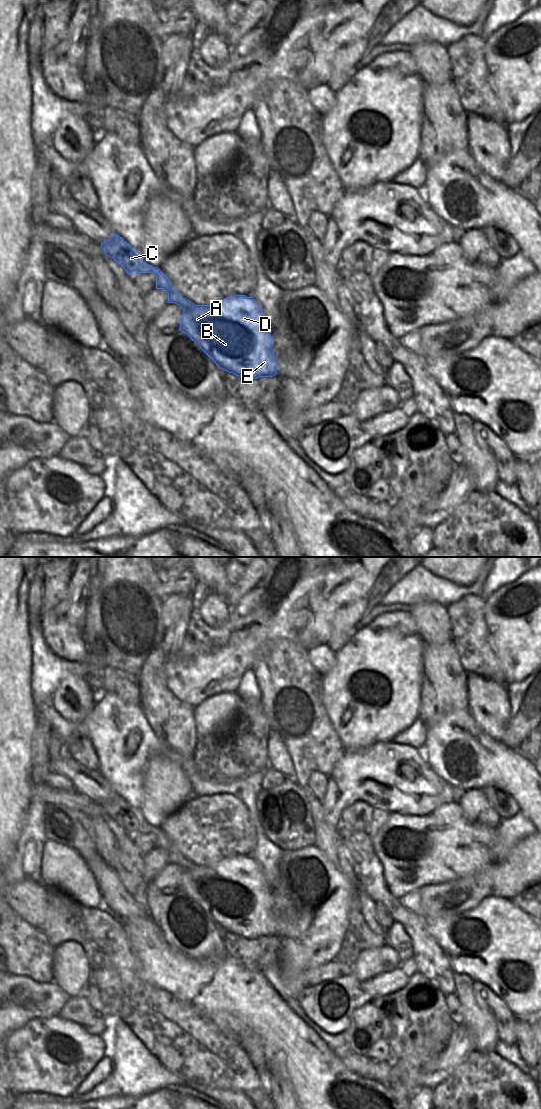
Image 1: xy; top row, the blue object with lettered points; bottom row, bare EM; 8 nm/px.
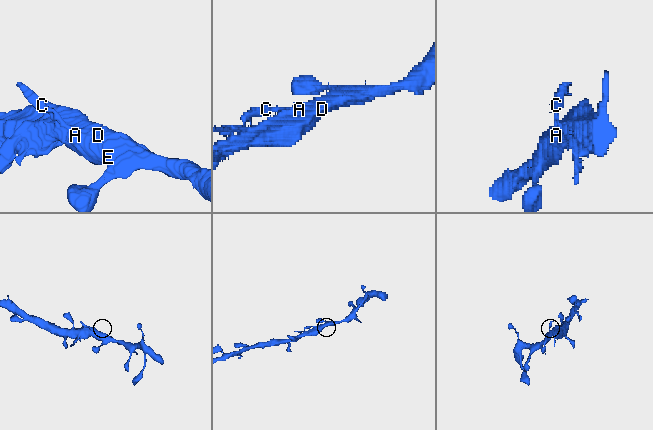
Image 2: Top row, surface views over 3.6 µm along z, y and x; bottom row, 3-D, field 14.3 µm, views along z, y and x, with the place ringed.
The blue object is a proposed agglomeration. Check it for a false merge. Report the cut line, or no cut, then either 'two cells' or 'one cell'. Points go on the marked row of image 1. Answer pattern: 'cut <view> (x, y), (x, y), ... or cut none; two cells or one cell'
cut none; one cell

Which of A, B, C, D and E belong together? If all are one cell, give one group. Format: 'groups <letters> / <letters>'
groups A B C D E

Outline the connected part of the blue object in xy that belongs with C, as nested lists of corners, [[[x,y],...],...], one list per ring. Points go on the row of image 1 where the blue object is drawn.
[[[114,233],[107,241],[101,243],[101,246],[105,254],[123,267],[128,275],[153,273],[156,276],[156,289],[163,289],[168,294],[168,303],[175,303],[184,310],[179,331],[197,343],[220,369],[245,379],[276,375],[278,366],[272,348],[270,326],[253,297],[235,295],[213,305],[195,305],[178,293],[158,267],[145,263],[138,251],[135,251],[119,235]]]

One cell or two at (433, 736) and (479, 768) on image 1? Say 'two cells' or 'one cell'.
one cell

